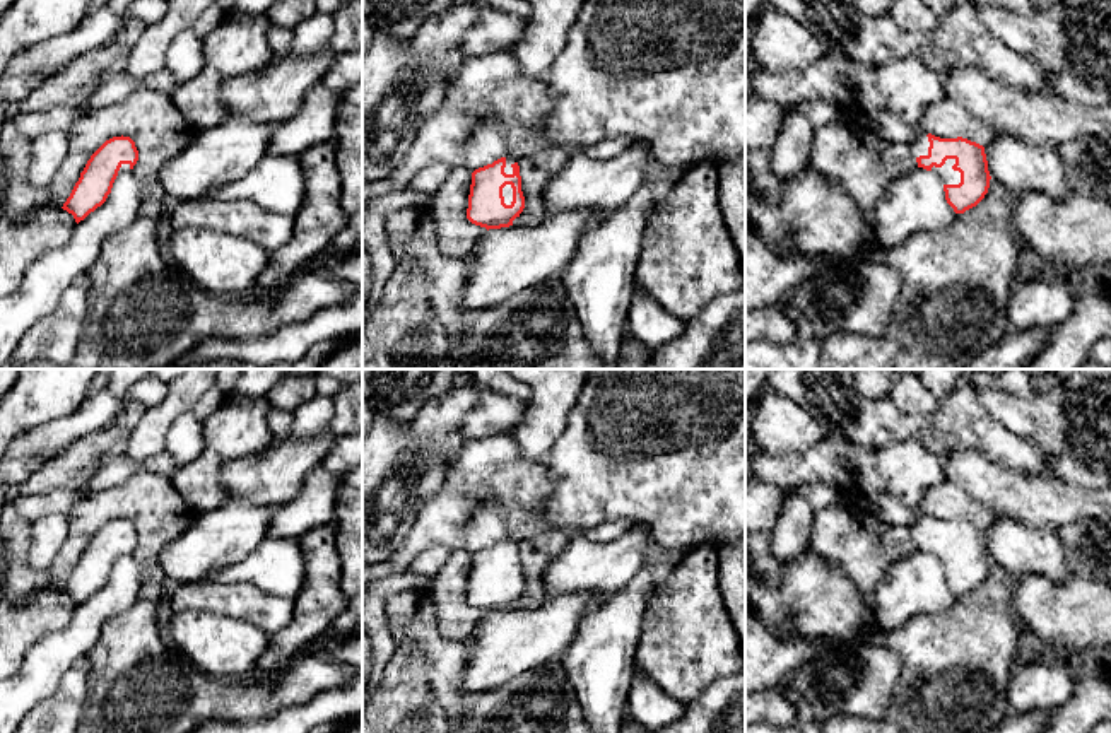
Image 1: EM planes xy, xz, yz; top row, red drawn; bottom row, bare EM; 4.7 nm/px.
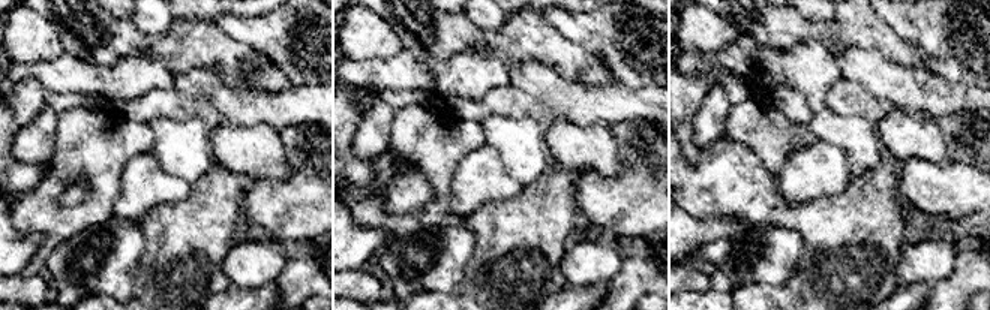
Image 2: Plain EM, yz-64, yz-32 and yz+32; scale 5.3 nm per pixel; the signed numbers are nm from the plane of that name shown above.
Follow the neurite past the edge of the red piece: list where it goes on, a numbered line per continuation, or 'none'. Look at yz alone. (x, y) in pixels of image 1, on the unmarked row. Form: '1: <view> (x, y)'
1: yz (946, 556)

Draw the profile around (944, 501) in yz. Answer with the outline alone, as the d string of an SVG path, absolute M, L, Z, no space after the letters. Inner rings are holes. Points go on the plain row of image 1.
M949 480L930 487L916 509L889 492L868 492L867 502L870 513L887 526L909 528L916 519L932 516L940 521L962 519L985 530L996 519L990 507Z

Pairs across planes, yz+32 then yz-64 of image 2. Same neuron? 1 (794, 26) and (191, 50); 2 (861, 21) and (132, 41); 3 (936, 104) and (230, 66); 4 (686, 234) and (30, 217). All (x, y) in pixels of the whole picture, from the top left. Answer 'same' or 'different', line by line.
1: same
2: same
3: different
4: different

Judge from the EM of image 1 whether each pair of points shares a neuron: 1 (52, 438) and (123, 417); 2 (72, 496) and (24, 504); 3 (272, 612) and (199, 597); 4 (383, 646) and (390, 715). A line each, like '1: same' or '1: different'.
1: different
2: same
3: same
4: different

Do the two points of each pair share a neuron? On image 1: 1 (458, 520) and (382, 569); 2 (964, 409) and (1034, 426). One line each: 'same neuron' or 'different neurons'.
1: same neuron
2: different neurons

